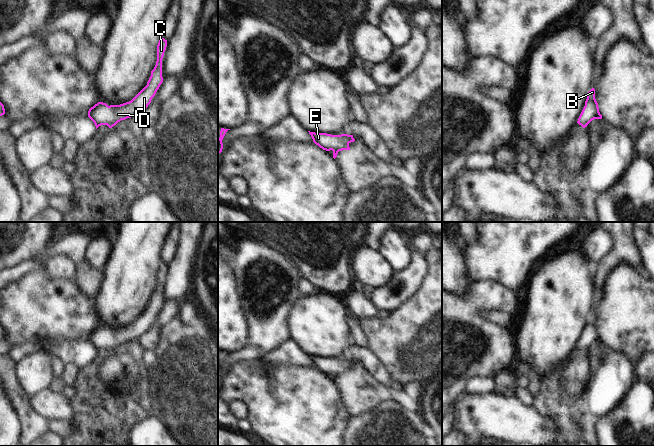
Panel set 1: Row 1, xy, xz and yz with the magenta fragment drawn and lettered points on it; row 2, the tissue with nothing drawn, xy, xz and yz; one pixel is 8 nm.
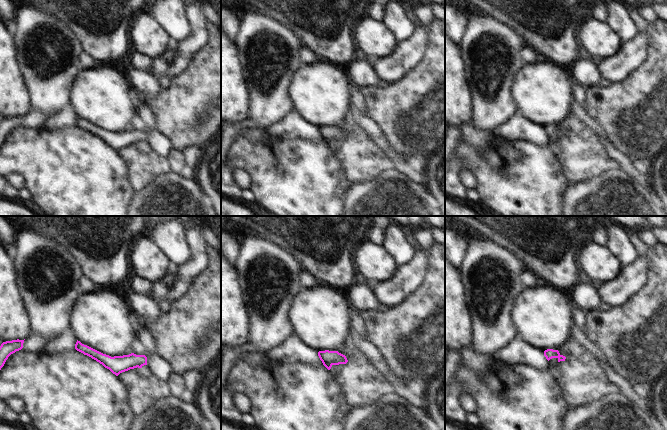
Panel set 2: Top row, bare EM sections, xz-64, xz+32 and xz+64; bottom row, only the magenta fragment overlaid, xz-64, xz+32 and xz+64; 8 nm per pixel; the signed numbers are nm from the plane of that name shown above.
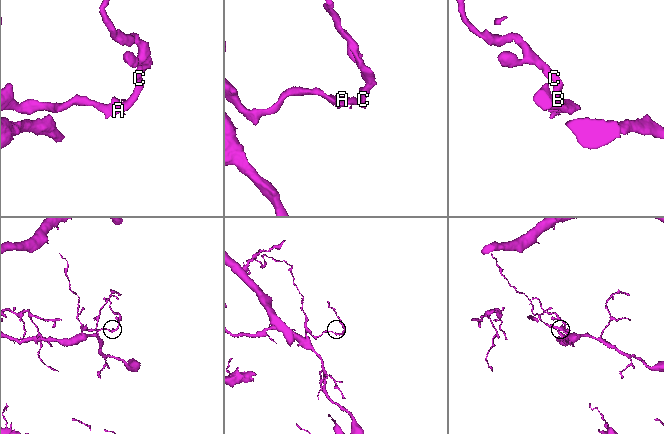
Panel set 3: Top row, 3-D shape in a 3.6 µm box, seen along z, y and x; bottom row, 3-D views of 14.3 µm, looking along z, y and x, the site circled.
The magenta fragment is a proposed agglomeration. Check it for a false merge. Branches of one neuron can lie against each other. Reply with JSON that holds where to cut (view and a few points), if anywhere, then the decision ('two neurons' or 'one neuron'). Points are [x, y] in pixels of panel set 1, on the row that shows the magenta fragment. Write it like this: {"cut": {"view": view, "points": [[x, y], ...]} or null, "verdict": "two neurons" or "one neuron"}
{"cut": null, "verdict": "one neuron"}

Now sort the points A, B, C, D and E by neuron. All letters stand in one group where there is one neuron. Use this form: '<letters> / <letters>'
A B C D E

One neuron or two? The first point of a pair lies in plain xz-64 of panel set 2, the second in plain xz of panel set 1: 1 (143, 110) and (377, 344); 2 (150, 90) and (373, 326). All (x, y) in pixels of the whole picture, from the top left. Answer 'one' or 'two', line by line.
1: two
2: two

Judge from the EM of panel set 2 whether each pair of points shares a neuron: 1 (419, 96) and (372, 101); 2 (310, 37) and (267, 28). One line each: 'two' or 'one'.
1: one
2: two

